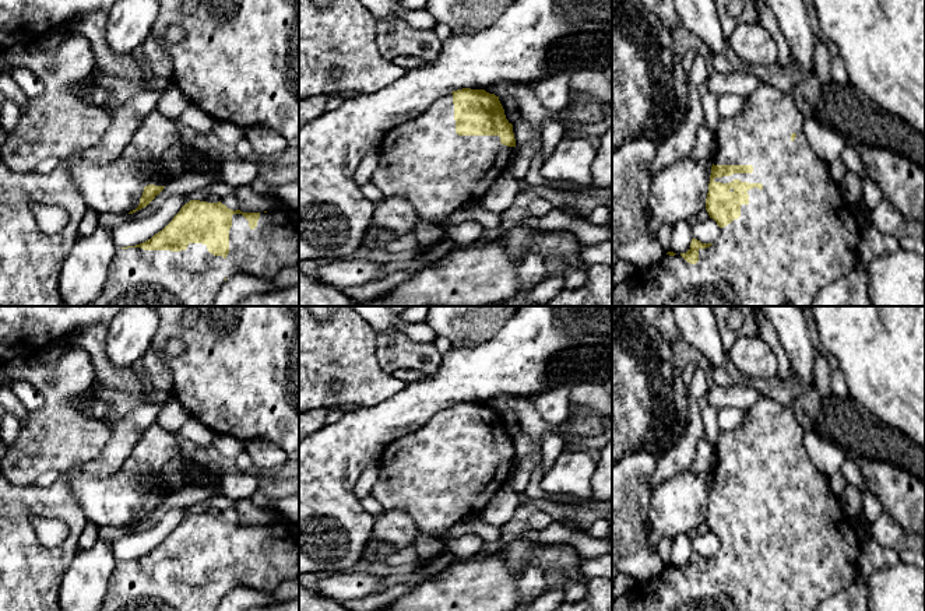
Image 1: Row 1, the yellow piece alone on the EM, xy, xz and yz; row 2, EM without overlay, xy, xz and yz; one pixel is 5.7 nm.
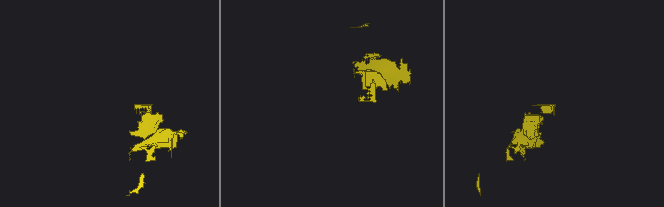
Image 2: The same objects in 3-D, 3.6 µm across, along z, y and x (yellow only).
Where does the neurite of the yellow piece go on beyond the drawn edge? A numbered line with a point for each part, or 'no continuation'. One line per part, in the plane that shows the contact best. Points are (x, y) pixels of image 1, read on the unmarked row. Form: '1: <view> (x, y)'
1: yz (797, 548)

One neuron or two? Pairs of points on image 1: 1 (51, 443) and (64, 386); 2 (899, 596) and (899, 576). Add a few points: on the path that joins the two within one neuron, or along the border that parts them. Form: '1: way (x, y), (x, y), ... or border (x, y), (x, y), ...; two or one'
1: way (57, 429), (60, 400); one
2: way (899, 592), (899, 580); one

